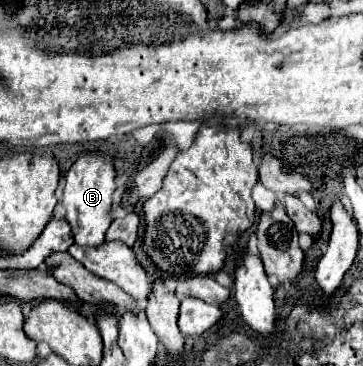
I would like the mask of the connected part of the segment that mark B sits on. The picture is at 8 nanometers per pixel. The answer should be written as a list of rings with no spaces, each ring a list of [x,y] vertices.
[[[83,153],[71,165],[65,175],[63,187],[63,207],[67,209],[67,223],[71,225],[75,245],[79,247],[99,247],[105,241],[105,231],[113,221],[113,205],[117,183],[115,183],[115,169],[111,157],[103,153]]]

